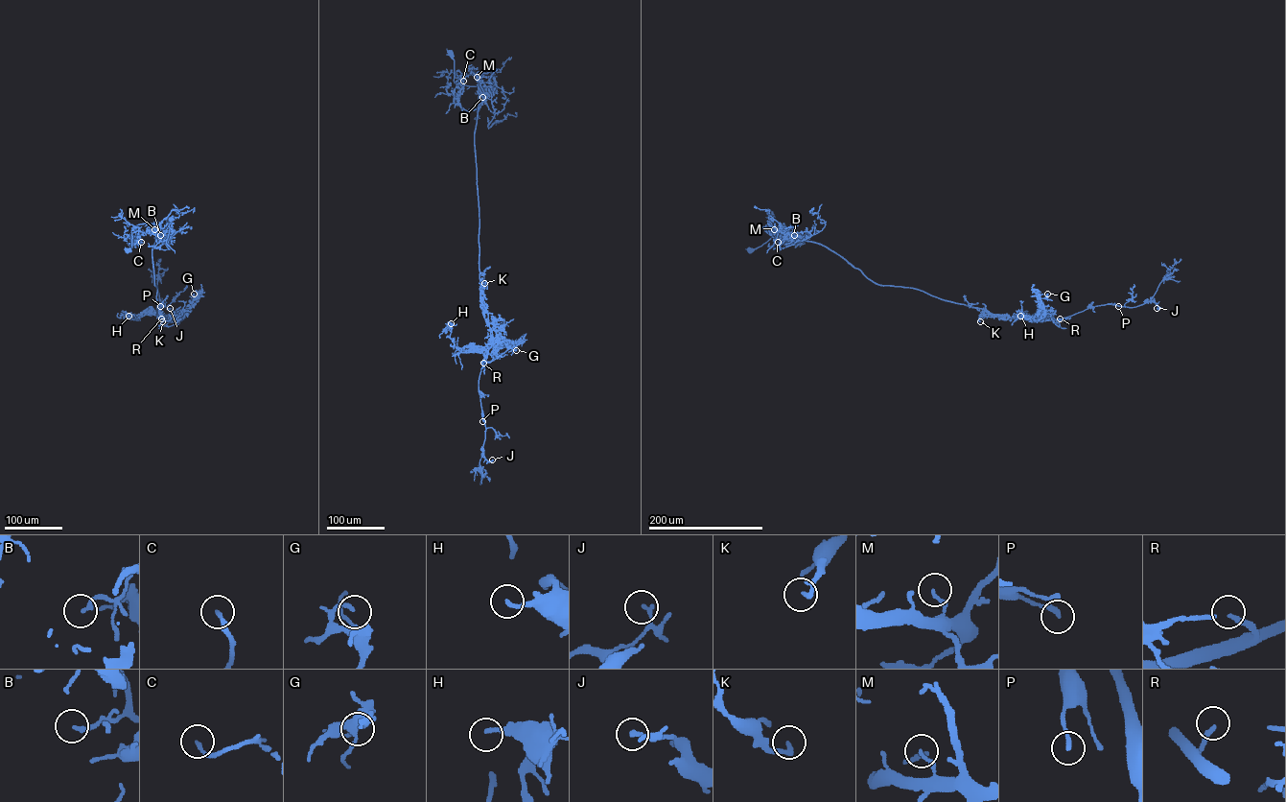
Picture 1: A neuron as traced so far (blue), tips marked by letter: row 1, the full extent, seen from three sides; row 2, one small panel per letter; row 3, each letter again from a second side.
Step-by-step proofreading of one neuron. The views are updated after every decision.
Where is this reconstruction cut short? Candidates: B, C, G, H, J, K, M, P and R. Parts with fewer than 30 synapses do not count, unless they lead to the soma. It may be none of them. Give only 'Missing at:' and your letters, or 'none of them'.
Missing at: C, R

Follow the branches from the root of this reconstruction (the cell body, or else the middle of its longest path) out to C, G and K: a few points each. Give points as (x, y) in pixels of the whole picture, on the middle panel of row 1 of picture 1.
C: (450, 53), (454, 60), (454, 82), (483, 87), (479, 93), (478, 108), (467, 110), (459, 105), (463, 81)
G: (450, 53), (454, 82), (483, 87), (474, 133), (480, 299), (493, 340), (508, 347), (517, 342), (516, 350)
K: (450, 53), (454, 60), (454, 82), (483, 87), (479, 93), (474, 147), (480, 286), (484, 283)

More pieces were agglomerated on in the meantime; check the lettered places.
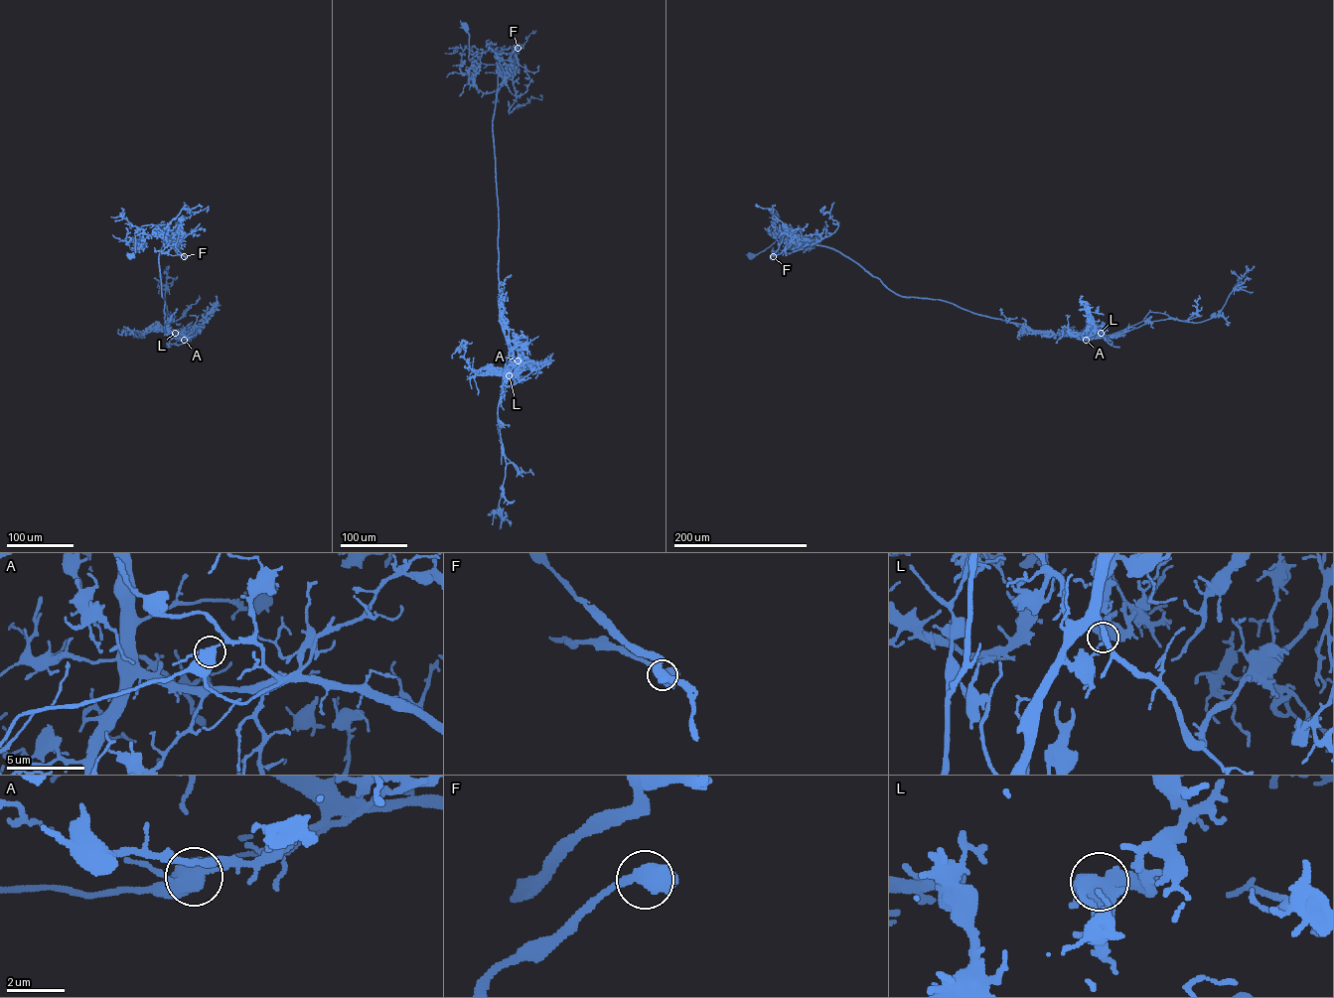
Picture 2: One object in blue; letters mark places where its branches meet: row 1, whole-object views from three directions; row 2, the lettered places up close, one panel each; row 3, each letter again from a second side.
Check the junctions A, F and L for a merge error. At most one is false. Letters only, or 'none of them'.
A

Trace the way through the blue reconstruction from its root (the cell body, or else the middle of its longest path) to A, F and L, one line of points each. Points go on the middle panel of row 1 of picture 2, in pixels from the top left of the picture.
A: (464, 25), (468, 59), (504, 66), (493, 120), (500, 314), (518, 360)
F: (464, 25), (473, 63), (504, 66), (500, 69), (511, 64), (517, 70), (511, 56), (518, 48)
L: (464, 25), (469, 35), (468, 59), (504, 66), (499, 72), (493, 135), (500, 314), (514, 356), (509, 375)

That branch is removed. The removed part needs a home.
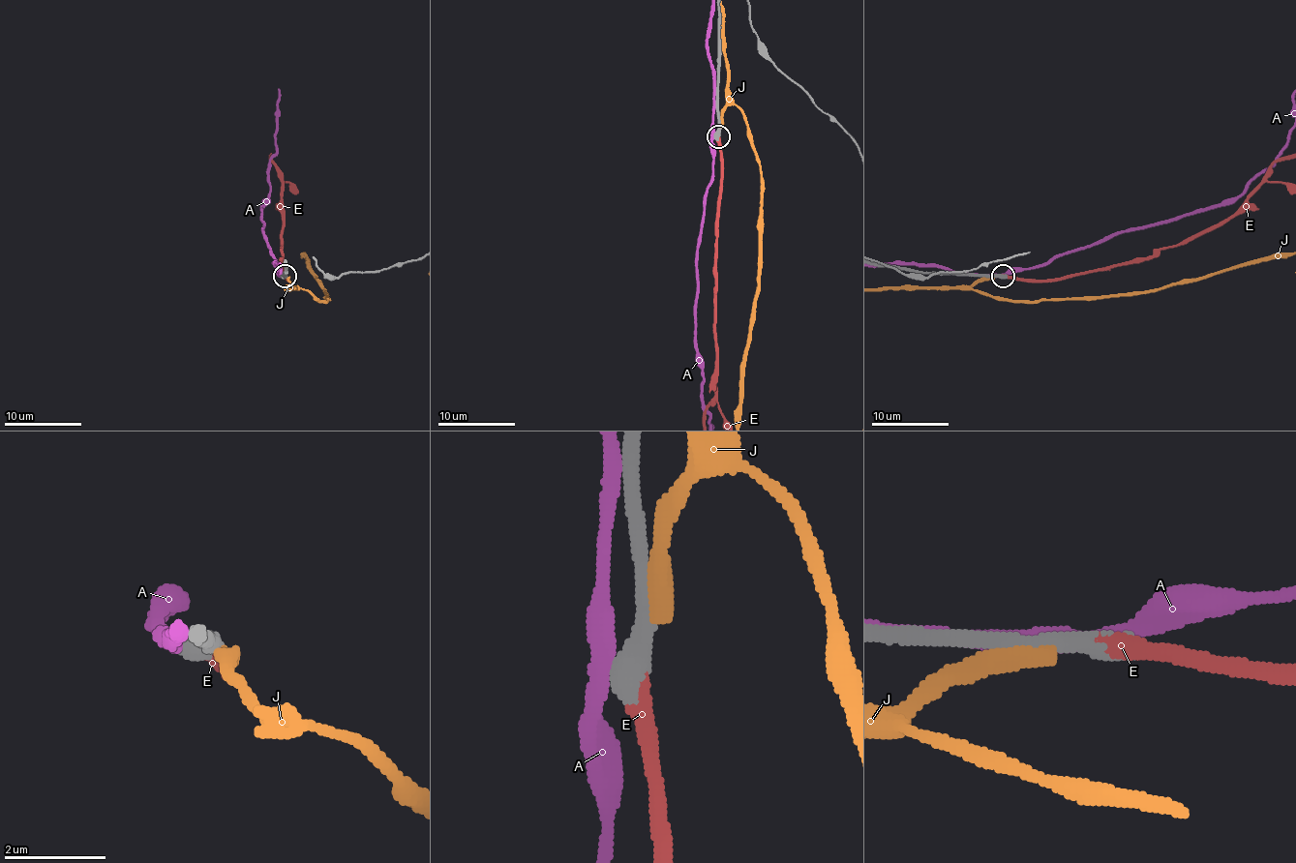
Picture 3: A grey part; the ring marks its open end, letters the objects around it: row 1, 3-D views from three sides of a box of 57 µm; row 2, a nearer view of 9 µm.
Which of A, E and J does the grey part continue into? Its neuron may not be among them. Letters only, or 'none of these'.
E

